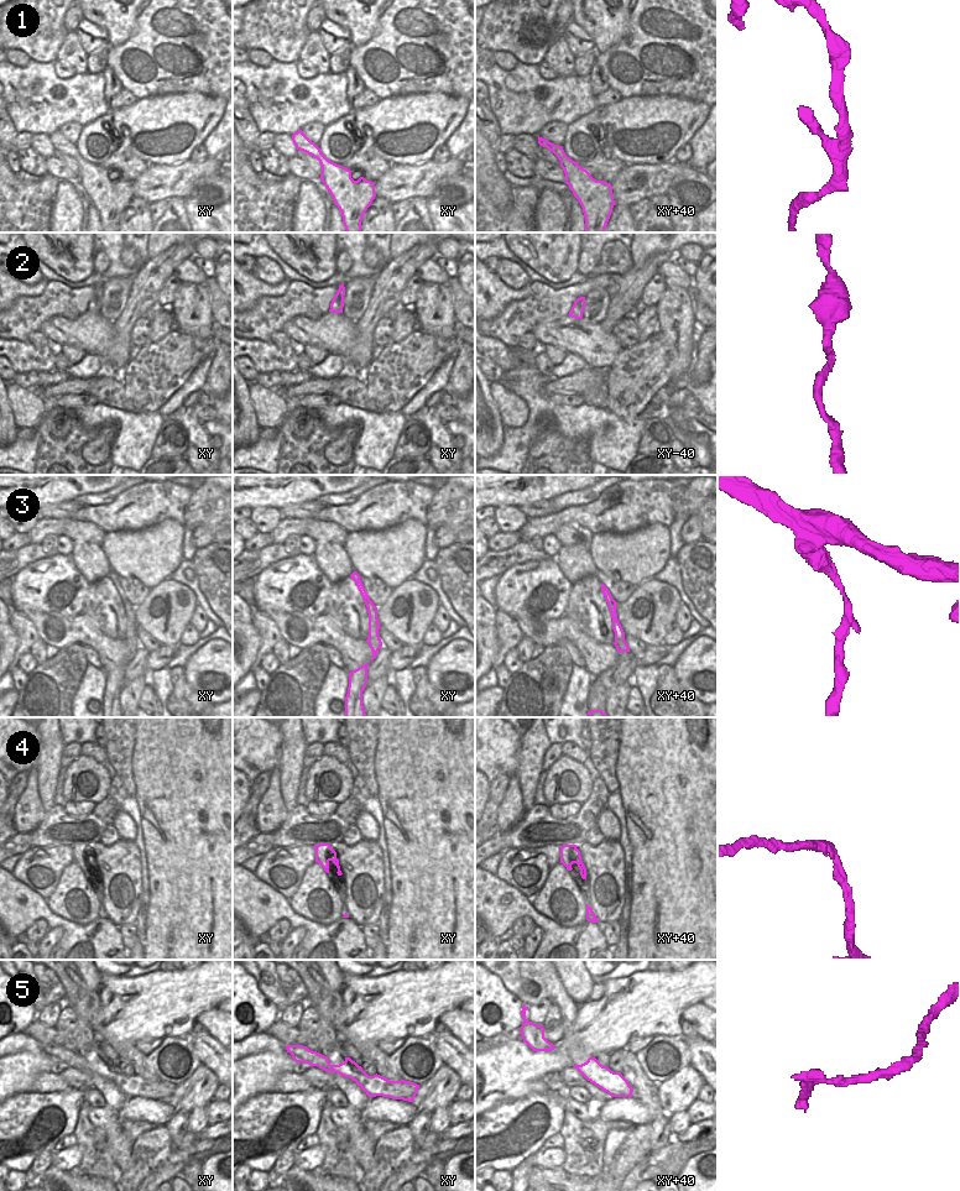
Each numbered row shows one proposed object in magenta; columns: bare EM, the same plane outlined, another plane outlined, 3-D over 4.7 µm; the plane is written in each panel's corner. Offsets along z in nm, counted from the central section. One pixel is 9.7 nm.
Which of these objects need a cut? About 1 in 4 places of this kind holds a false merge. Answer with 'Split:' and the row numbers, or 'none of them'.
Split: none of them

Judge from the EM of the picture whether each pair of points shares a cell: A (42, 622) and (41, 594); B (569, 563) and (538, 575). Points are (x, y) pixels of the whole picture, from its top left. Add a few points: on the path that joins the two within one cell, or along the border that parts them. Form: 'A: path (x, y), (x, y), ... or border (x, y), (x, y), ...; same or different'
A: border (20, 611), (56, 611), (71, 617); different
B: border (554, 559), (562, 574), (570, 584); different

